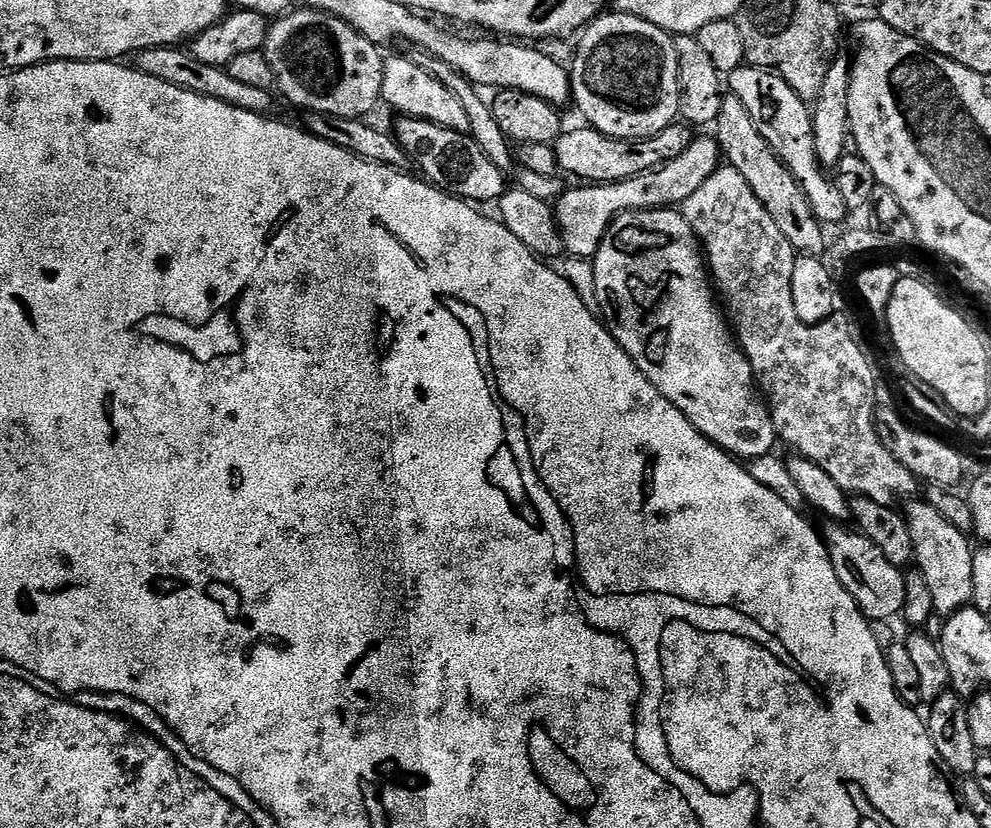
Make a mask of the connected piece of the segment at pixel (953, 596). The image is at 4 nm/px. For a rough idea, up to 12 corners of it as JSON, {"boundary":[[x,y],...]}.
{"boundary":[[927,499],[902,515],[937,617],[972,604],[974,551]]}

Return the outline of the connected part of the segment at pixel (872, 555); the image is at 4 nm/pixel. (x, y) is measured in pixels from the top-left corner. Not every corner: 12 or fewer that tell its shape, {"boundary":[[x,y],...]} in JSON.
{"boundary":[[840,522],[822,541],[869,621],[897,619],[905,573]]}

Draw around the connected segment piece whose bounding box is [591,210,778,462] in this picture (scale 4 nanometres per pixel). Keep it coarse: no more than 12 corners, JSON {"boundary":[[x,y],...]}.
{"boundary":[[683,211],[614,217],[599,315],[723,452],[776,427]]}

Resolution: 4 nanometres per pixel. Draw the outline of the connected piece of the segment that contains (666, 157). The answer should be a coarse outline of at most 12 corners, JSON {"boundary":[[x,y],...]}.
{"boundary":[[683,122],[619,140],[591,126],[561,131],[556,166],[589,185],[621,183],[677,158]]}

